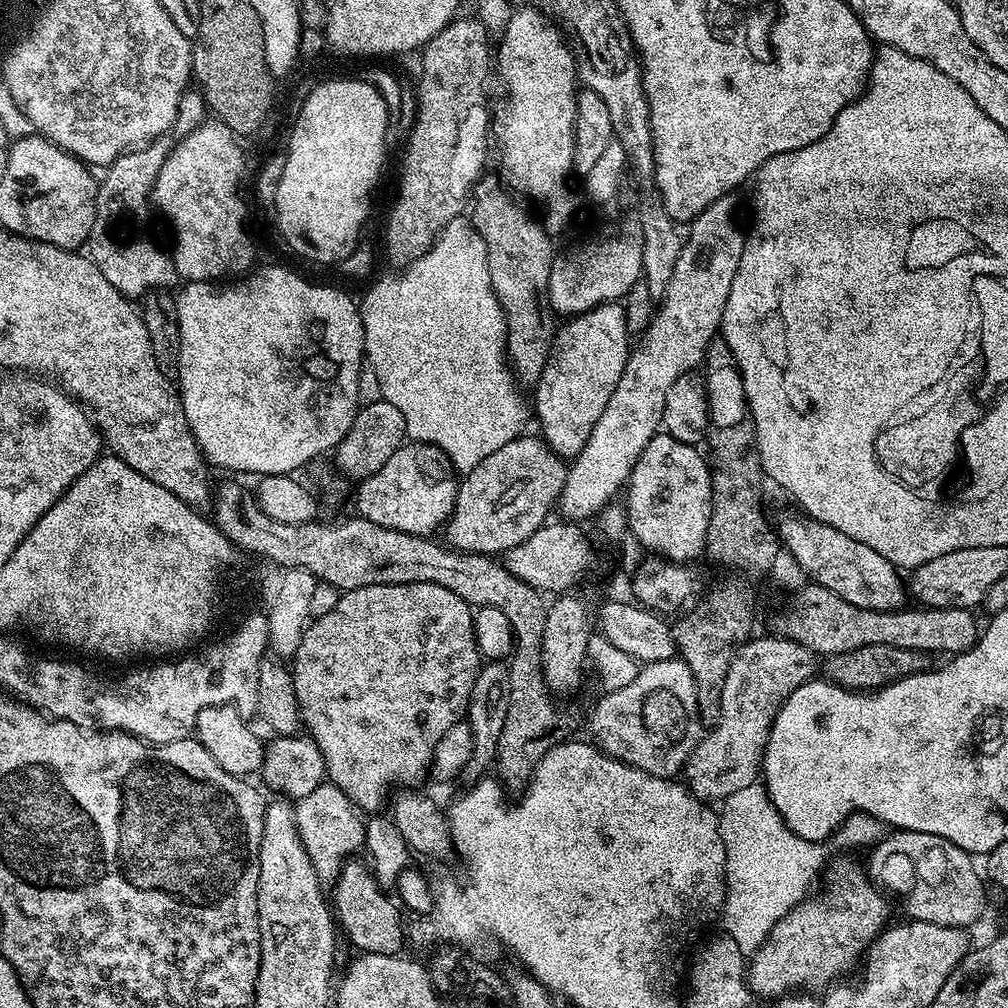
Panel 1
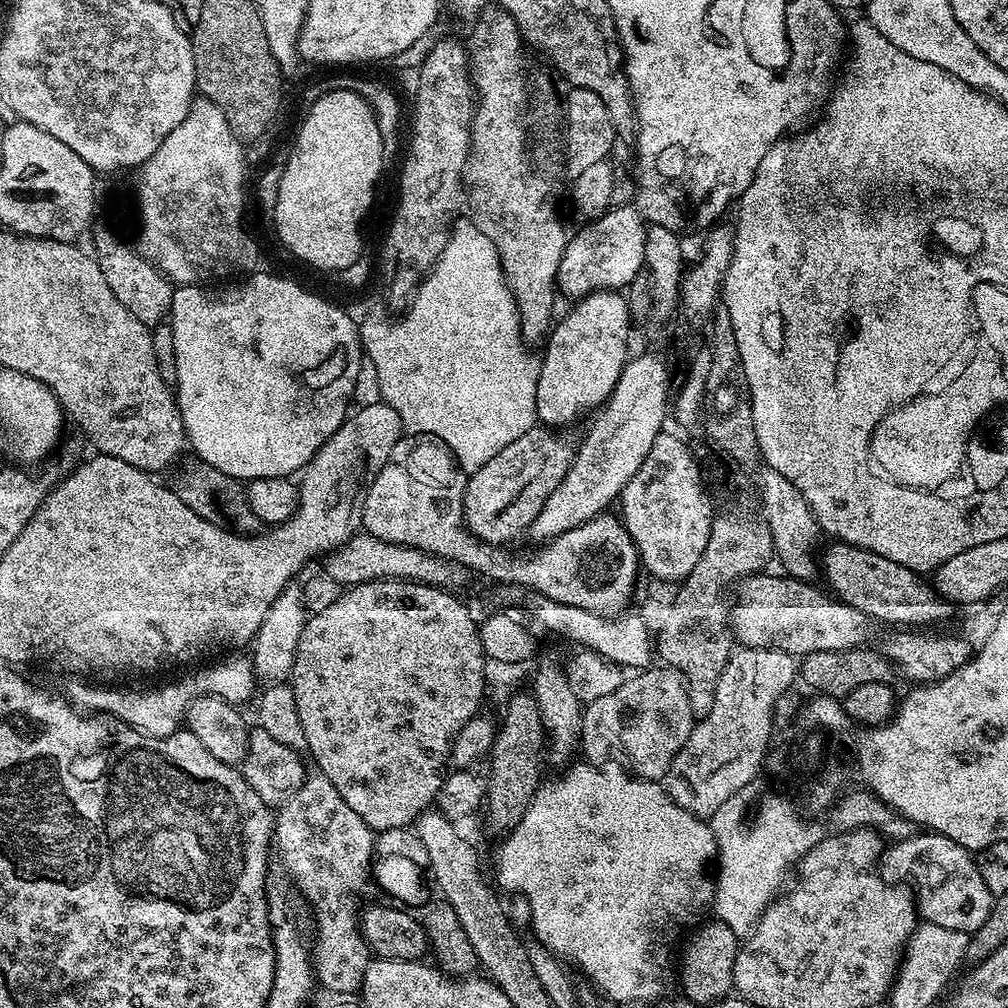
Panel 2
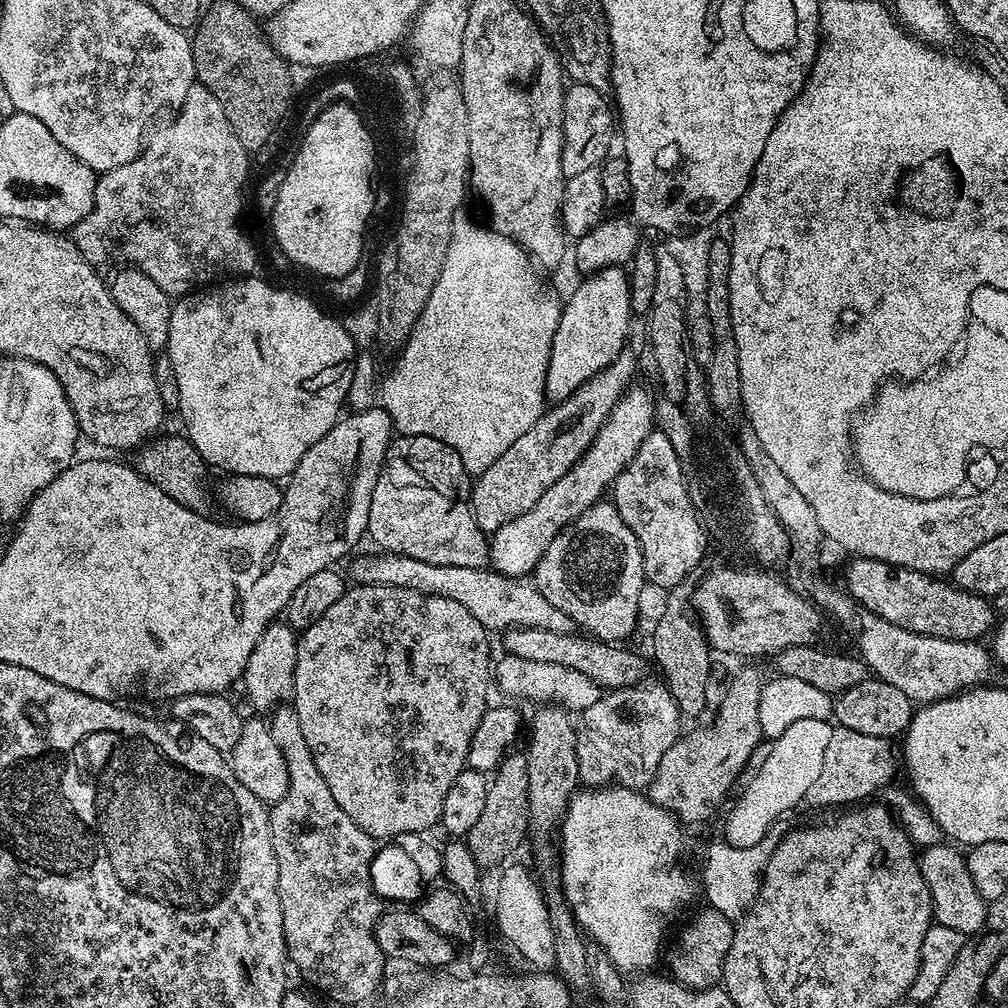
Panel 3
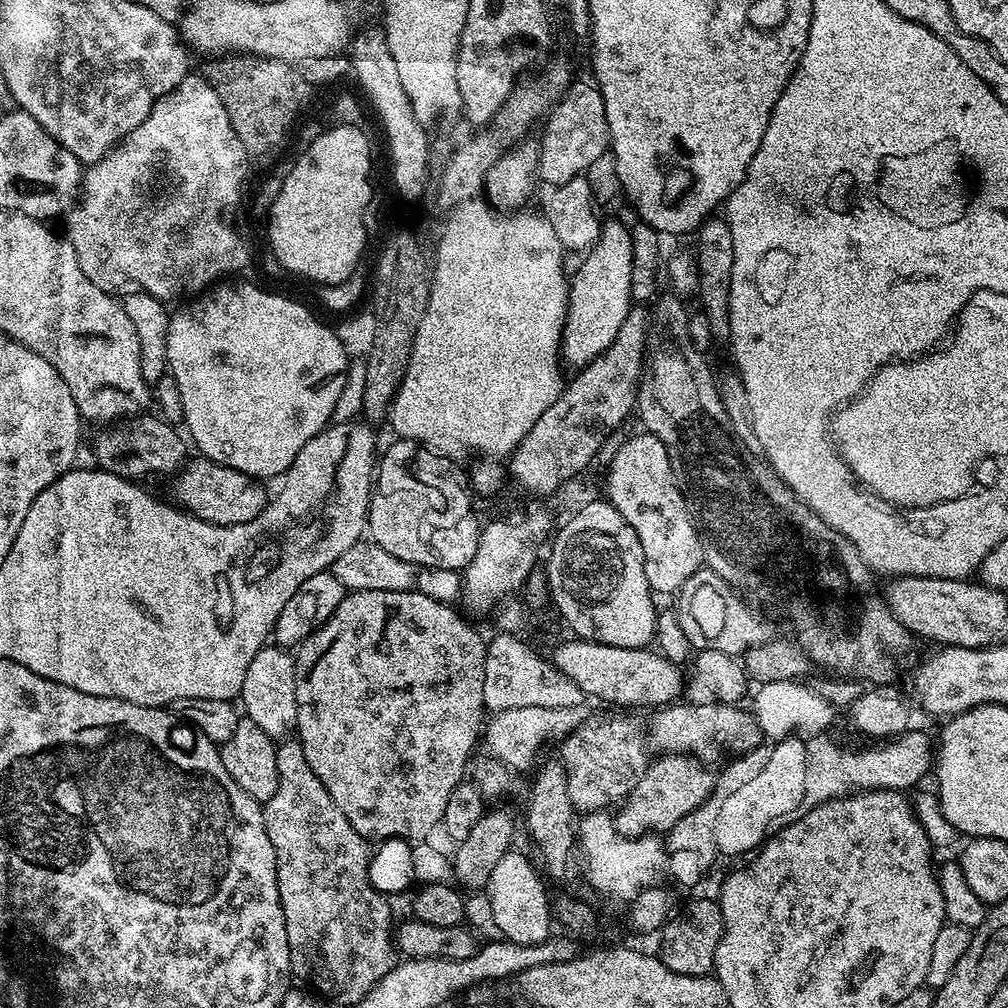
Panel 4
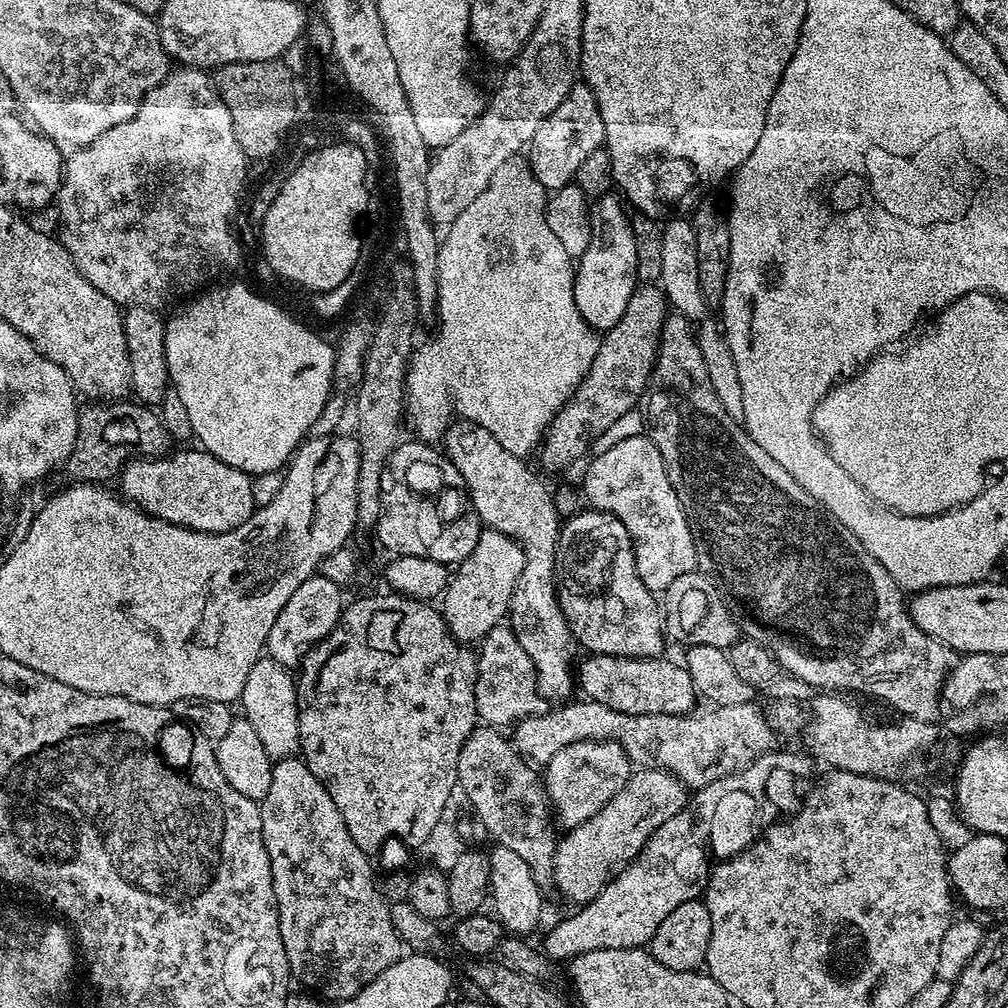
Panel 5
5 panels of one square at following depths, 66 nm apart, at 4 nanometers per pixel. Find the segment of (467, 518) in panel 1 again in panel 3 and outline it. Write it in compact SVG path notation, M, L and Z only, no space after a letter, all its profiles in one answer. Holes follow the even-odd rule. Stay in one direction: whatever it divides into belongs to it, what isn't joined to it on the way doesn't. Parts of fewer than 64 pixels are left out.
M631 350L619 352L592 380L587 380L570 398L549 407L483 474L475 477L470 488L472 513L485 534L498 531L506 522L514 522L518 514L526 514L586 454L608 415L618 406L624 393L633 387L636 356Z

